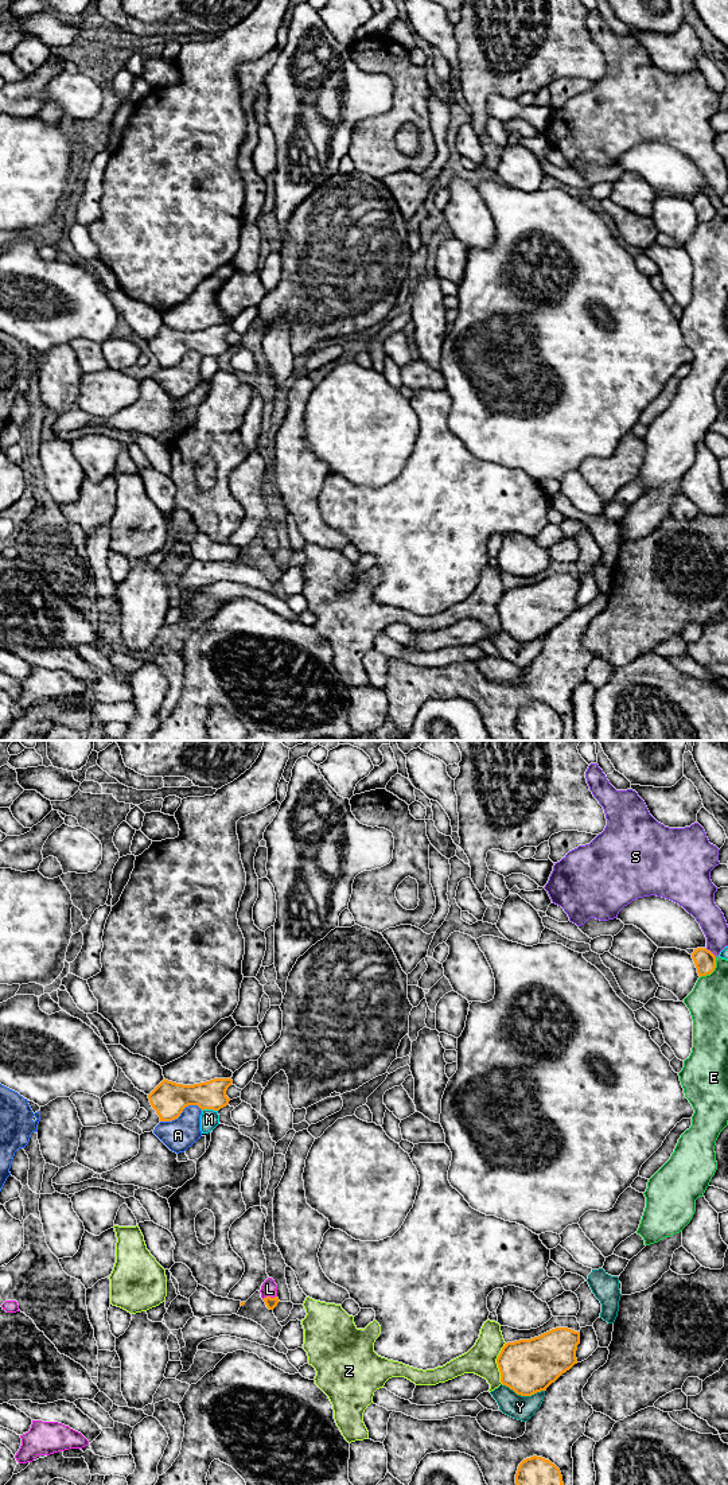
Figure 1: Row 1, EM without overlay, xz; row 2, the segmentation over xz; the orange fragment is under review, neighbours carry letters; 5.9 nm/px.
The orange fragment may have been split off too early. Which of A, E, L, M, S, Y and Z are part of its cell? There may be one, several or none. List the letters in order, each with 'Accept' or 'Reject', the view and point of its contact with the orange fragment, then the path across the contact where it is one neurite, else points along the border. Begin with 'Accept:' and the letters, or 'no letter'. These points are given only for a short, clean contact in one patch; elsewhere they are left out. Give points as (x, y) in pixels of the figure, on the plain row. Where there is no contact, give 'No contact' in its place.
Accept: L
A: Reject. Touches orange at xz (182, 357)
E: Reject. Touches orange at xz (712, 217)
L: Accept. Touches orange at xz (269, 543). Path across: xz (271, 549), (269, 543), (269, 535)
M: Reject. Touches orange at xz (209, 354)
S: Reject. Touches orange at xz (709, 197)
Y: Reject. Touches orange at xz (522, 641)
Z: Reject. Touches orange at xz (497, 609)

